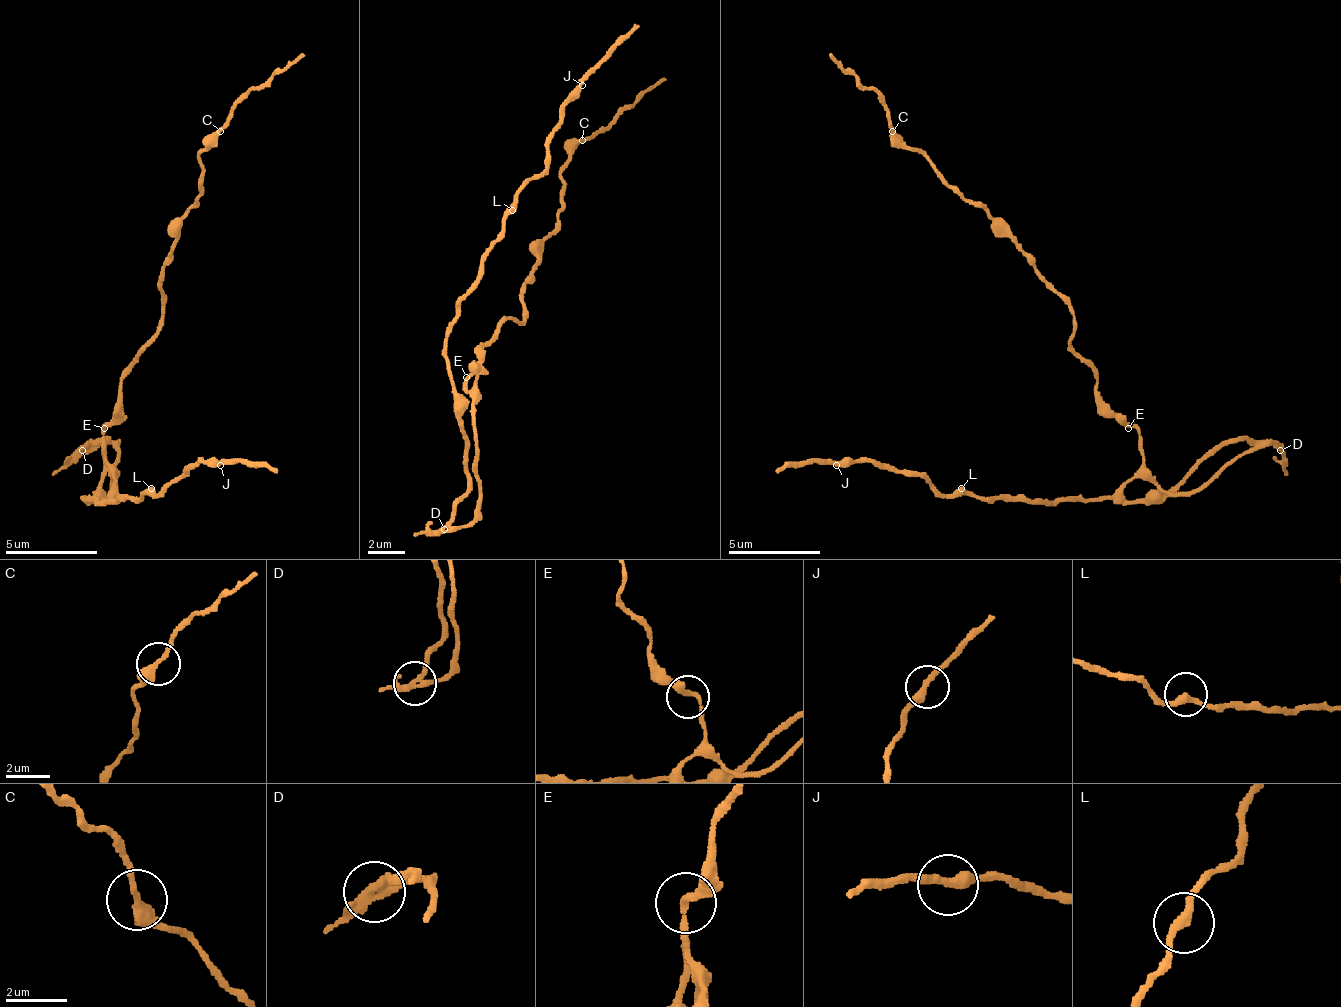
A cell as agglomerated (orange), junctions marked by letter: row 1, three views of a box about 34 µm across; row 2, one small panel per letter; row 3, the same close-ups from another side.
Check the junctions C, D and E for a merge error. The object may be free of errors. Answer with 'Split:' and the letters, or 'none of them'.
Split: D

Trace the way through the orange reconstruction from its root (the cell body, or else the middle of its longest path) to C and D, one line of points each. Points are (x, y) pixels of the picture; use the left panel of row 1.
C: (109, 423), (123, 372), (160, 326), (160, 270), (174, 224), (197, 201), (202, 154), (220, 131)
D: (109, 423), (104, 428), (109, 483), (100, 493), (104, 442), (90, 442), (81, 451)

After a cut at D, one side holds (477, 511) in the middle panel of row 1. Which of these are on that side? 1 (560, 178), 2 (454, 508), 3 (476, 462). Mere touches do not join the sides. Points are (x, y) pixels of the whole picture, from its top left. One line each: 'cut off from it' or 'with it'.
1: with it
2: cut off from it
3: with it

